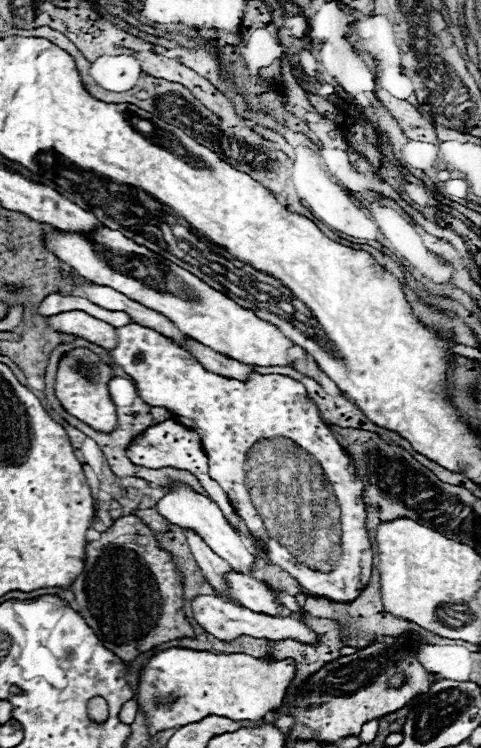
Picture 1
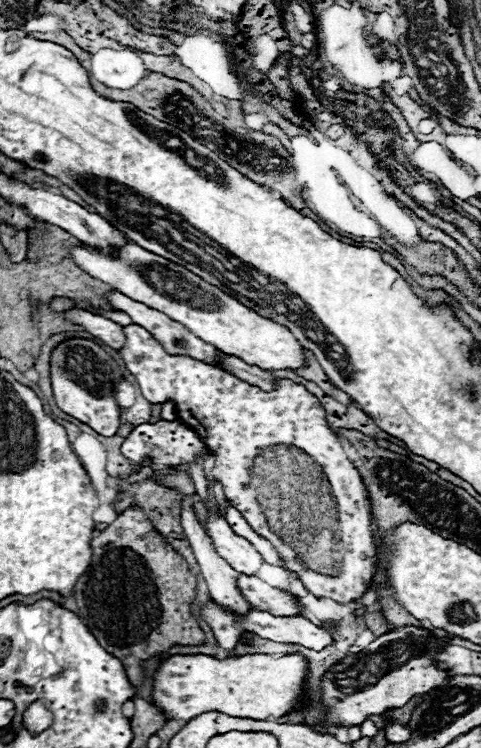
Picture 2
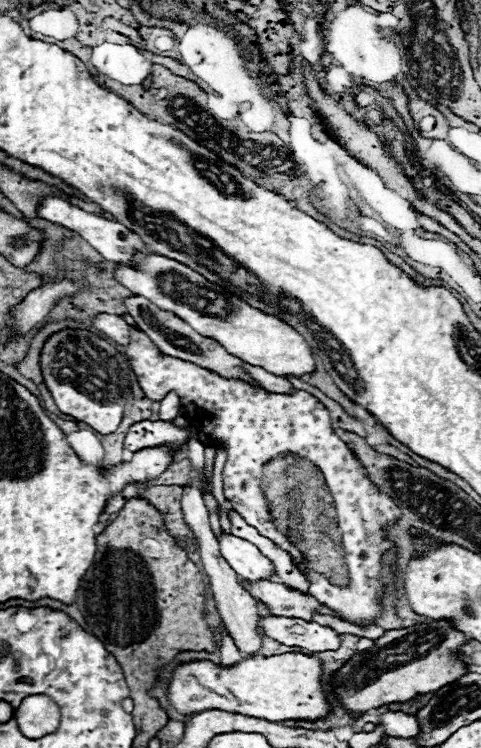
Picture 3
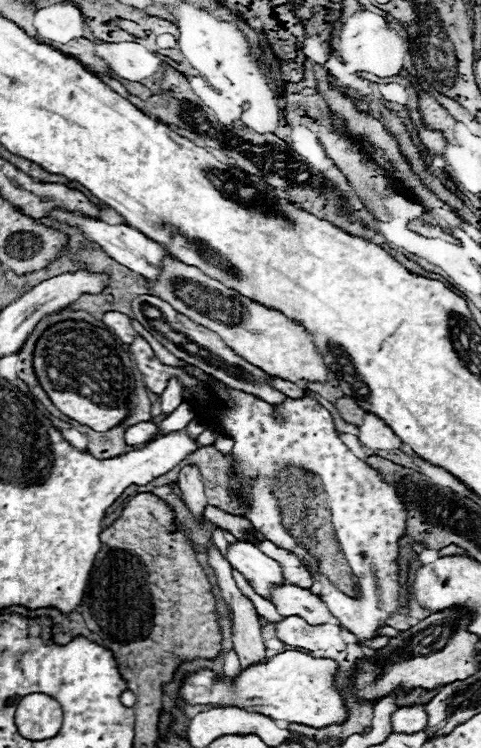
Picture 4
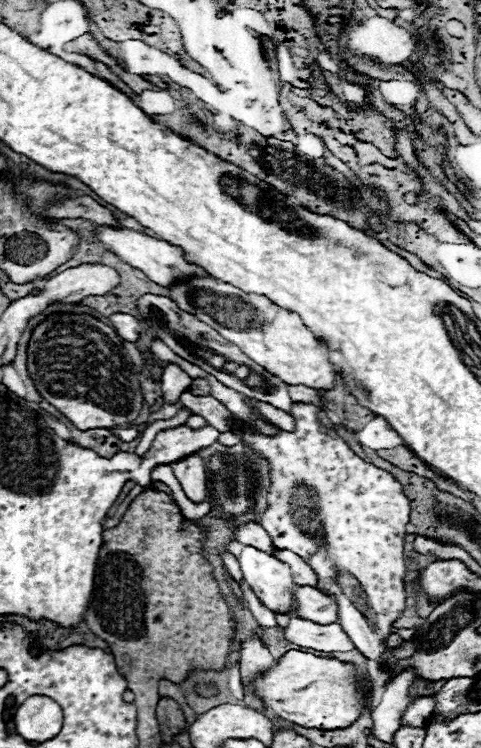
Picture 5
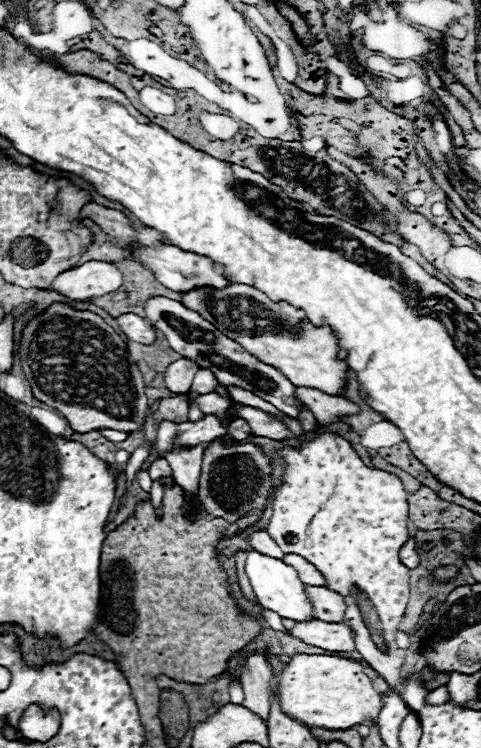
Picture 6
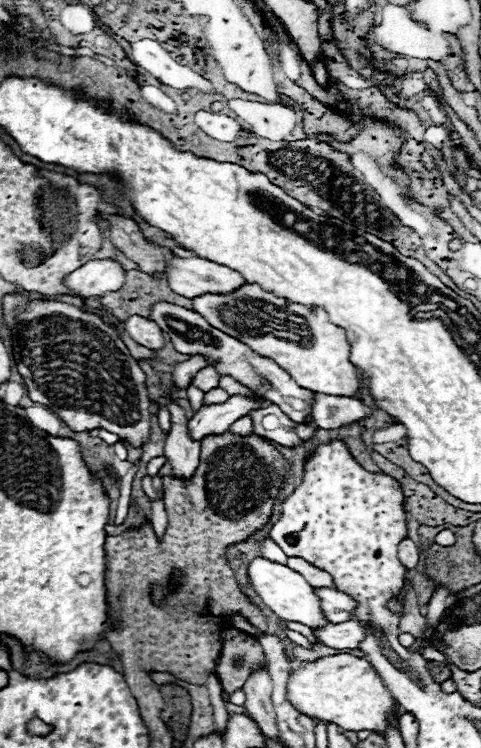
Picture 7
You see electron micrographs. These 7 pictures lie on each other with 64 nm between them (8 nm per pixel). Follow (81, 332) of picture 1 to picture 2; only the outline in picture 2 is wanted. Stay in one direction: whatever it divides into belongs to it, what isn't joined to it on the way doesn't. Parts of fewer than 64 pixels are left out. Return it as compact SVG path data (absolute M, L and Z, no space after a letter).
M70 310L64 314L66 320L70 320L72 324L78 324L82 326L92 338L100 340L104 346L110 346L114 350L122 348L124 346L124 332L122 332L122 326L118 326L116 322L112 320L106 320L102 316L96 316L96 314L90 314L86 310Z

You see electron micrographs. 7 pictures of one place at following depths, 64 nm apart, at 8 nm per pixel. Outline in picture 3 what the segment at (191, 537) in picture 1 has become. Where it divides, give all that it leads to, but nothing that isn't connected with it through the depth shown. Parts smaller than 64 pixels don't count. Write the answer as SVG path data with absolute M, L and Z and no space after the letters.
M184 486L184 496L182 496L182 514L184 514L184 522L190 526L194 538L196 538L196 544L198 544L198 552L200 552L200 560L202 560L202 568L204 568L204 574L208 578L208 586L210 586L210 594L216 602L216 608L228 628L228 632L232 634L232 638L236 640L236 646L238 650L242 652L244 658L248 656L254 656L256 650L260 650L262 646L262 640L260 640L260 634L258 634L258 624L256 624L256 600L240 586L238 582L238 574L230 568L230 564L220 556L220 550L218 550L218 542L216 542L216 536L210 528L210 522L208 522L208 510L204 506L204 498L202 498L202 492L196 488L196 486Z

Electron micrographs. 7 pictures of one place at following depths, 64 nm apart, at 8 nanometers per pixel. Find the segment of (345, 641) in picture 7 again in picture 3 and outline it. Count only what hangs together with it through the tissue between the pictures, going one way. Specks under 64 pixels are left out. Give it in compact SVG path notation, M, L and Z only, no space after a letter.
M258 616L258 626L272 640L286 646L300 646L306 648L308 652L336 650L340 646L340 638L334 630L318 626L316 622L306 622L302 618Z

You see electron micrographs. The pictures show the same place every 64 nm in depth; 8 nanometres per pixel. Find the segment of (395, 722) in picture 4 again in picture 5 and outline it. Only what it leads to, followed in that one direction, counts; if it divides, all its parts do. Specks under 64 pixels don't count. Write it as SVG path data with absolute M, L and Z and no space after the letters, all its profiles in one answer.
M418 698L416 702L410 702L408 708L402 714L402 726L414 726L414 728L424 728L428 716L432 714L436 704L436 698Z

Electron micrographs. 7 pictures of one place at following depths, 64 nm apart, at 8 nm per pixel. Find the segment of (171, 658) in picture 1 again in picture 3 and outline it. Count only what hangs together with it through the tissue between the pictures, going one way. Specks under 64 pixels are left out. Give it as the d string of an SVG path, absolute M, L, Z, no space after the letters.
M300 652L278 656L252 656L234 666L218 666L210 660L178 664L168 680L168 704L178 714L222 710L264 720L316 720L328 714L330 706L320 688L320 660Z

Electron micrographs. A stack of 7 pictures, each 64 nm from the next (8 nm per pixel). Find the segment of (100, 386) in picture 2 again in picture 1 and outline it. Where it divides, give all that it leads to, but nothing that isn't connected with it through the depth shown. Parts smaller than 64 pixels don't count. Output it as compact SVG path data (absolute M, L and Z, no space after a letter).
M78 348L78 350L68 352L58 366L56 398L60 400L60 404L64 406L64 410L68 414L84 420L86 424L90 424L96 430L112 432L112 428L116 428L118 418L116 418L116 406L108 394L110 380L112 380L112 368L102 364L100 358L96 354L92 354L90 350Z

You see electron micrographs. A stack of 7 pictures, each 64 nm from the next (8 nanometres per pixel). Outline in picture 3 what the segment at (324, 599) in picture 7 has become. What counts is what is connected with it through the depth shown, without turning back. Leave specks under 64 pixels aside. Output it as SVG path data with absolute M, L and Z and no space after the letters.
M244 580L244 588L252 598L264 602L274 616L304 616L304 620L310 620L320 606L312 596L290 590L284 584L272 584L268 580Z

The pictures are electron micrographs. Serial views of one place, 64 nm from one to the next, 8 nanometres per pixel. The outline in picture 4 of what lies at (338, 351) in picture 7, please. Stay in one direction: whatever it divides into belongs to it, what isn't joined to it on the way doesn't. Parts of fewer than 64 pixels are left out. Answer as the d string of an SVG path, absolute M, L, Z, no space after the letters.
M164 258L160 264L160 276L156 280L148 280L148 284L152 288L152 296L168 302L176 312L188 316L192 322L216 332L228 348L250 364L262 368L266 374L292 382L326 380L326 364L318 348L312 344L312 338L284 314L252 304L252 300L240 292L226 288L218 280L204 276L198 268L174 258Z

